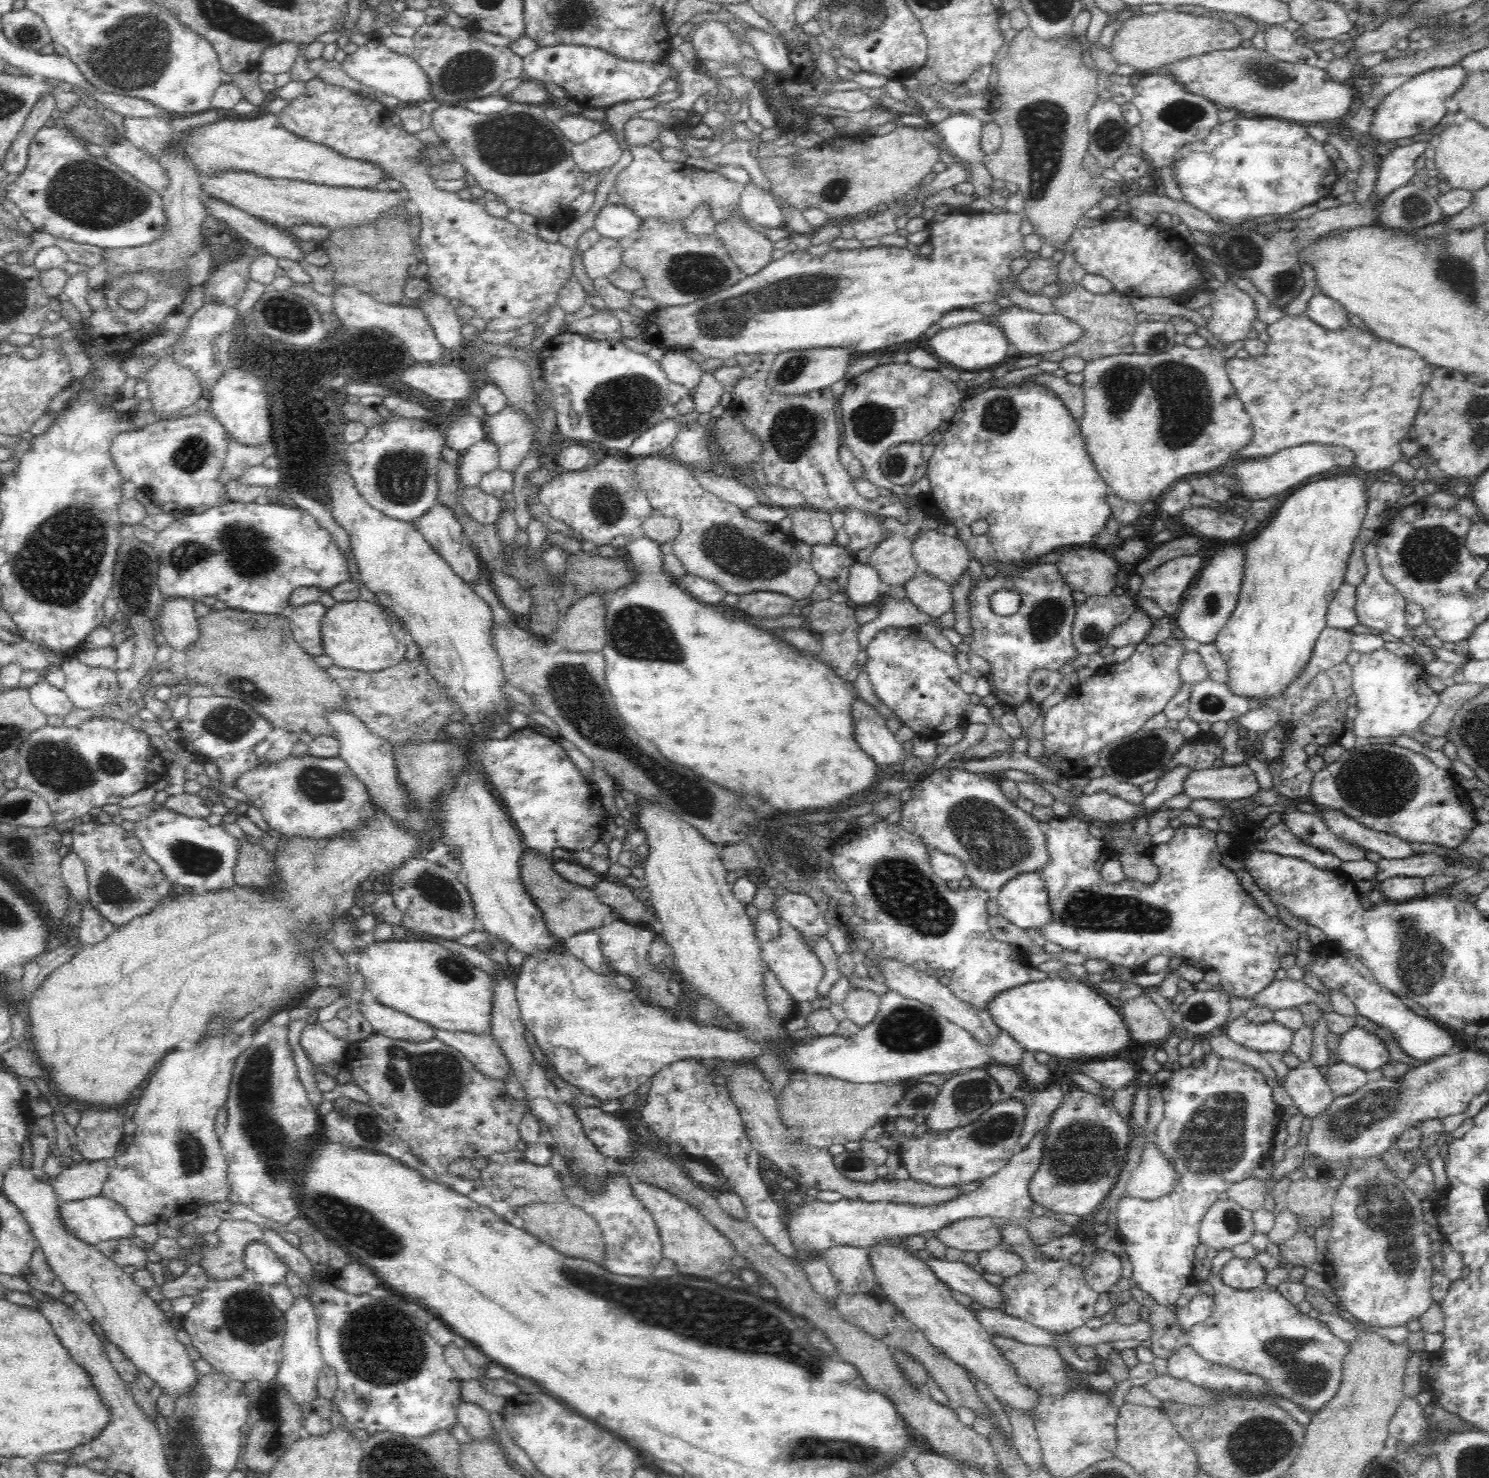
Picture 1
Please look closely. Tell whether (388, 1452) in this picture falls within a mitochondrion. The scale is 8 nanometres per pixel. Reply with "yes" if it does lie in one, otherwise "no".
yes

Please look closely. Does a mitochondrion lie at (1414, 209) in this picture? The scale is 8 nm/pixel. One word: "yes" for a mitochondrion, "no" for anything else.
yes

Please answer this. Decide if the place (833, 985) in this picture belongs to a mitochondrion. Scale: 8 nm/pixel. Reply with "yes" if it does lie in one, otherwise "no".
no

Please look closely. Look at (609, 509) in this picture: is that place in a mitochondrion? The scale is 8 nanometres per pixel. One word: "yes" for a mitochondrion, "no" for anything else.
yes

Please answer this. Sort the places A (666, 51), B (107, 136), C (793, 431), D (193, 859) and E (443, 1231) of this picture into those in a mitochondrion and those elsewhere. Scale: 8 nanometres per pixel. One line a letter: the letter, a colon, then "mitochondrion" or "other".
A: other
B: mitochondrion
C: mitochondrion
D: mitochondrion
E: other

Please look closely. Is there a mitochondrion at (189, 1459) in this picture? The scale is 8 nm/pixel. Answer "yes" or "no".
yes

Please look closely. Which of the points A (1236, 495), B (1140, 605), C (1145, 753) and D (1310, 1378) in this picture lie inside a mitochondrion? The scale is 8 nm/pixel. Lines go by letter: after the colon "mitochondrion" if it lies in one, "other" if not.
A: other
B: other
C: mitochondrion
D: mitochondrion

